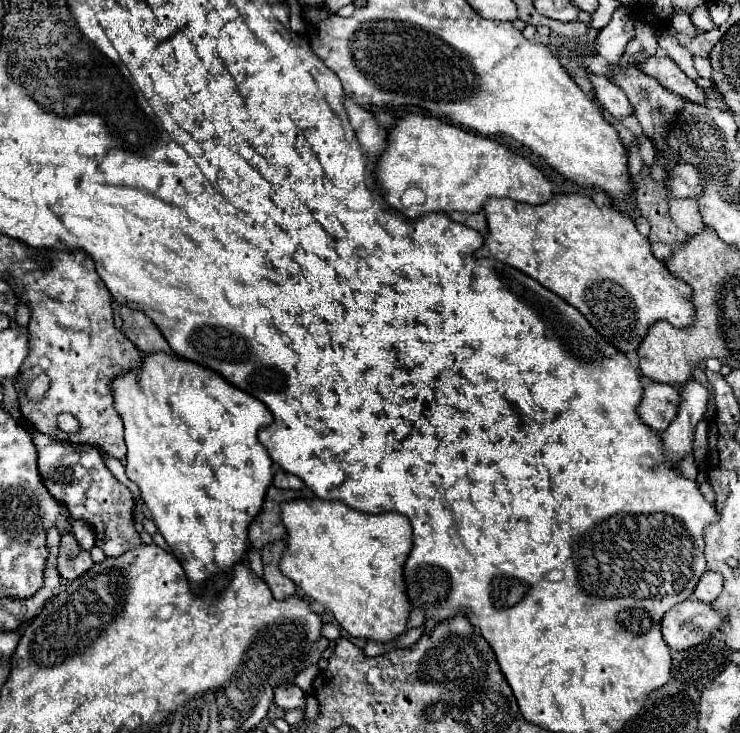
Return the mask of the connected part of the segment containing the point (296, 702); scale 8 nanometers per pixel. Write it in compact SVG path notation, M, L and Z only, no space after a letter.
M283 682L275 690L275 704L281 706L283 710L295 710L295 708L305 708L307 698L305 698L305 692L299 686Z

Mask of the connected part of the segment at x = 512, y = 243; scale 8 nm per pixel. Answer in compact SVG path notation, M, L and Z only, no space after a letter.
M573 192L553 196L545 204L489 198L483 206L483 212L487 216L489 234L485 238L485 246L478 249L474 256L485 258L491 254L491 258L535 278L539 284L575 306L599 334L607 336L613 346L617 346L625 354L637 350L641 338L647 332L647 326L657 320L667 320L677 328L689 326L693 322L691 288L683 280L673 278L665 264L651 254L649 240L637 232L635 222L615 206L597 206L589 196Z

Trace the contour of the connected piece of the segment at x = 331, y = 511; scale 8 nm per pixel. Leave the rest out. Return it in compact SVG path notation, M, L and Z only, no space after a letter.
M297 498L281 504L281 520L287 528L287 548L281 554L279 568L311 600L327 606L335 620L355 638L389 642L405 632L409 600L405 598L401 566L405 564L411 550L411 524L407 516L397 512L365 514L349 508L339 500Z

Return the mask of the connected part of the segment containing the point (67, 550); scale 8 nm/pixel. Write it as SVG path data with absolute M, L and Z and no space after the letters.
M63 534L59 556L57 556L59 574L67 580L73 580L73 578L79 578L85 570L89 570L89 566L93 566L91 554L79 546L73 534Z

